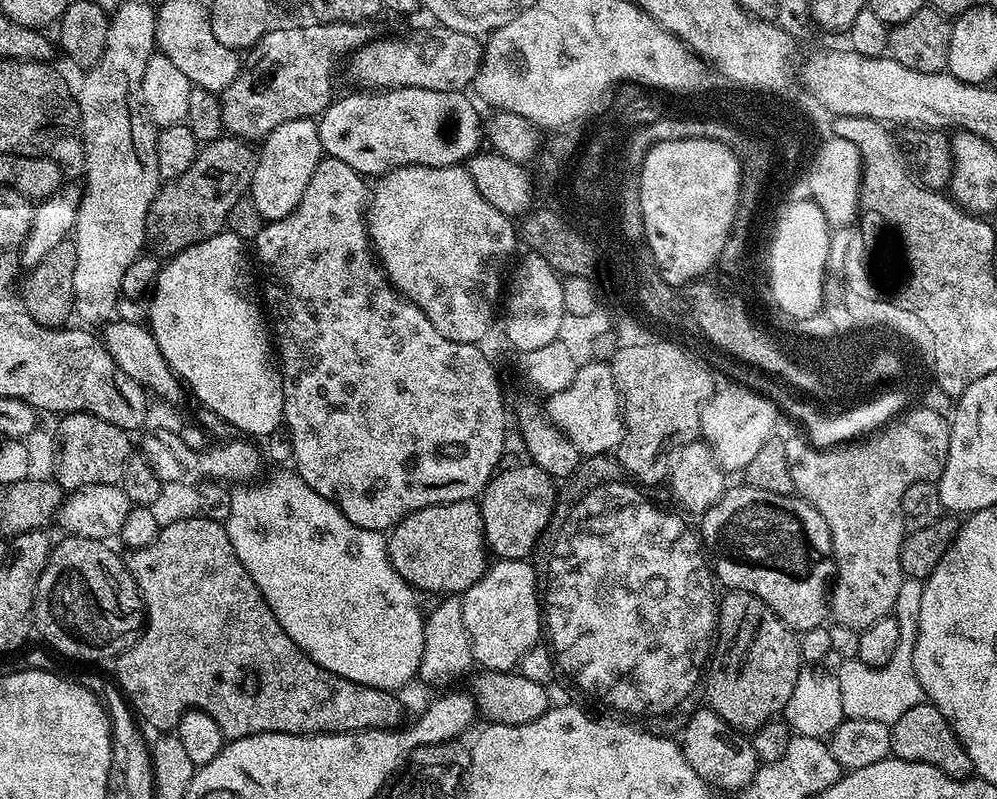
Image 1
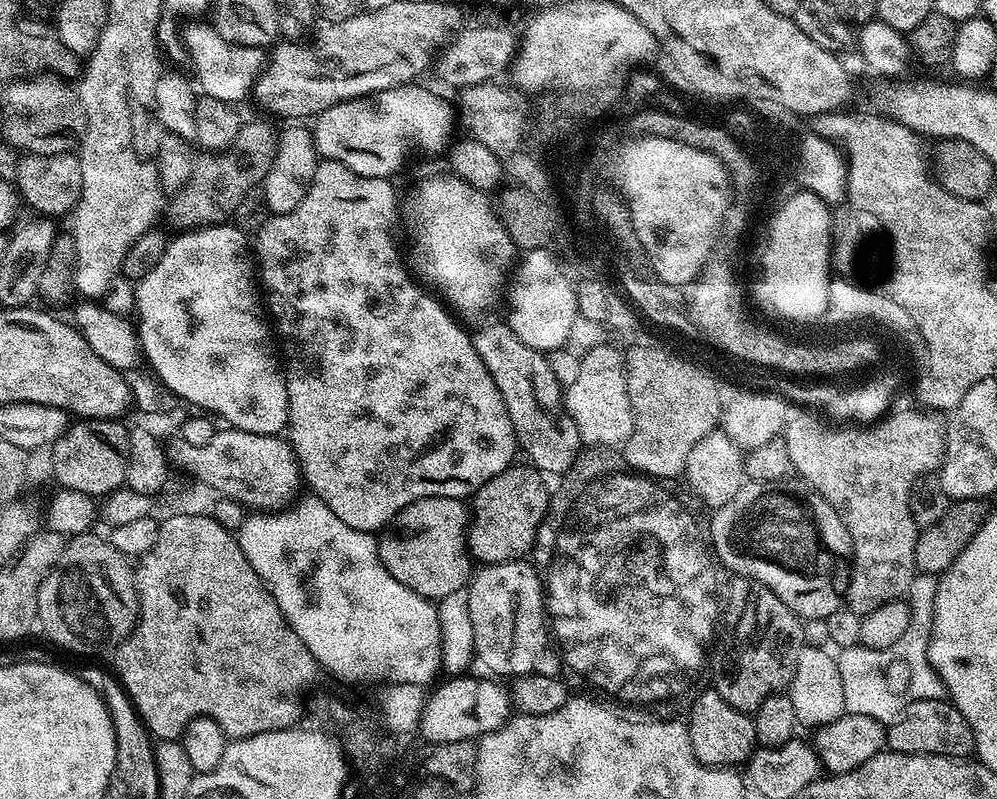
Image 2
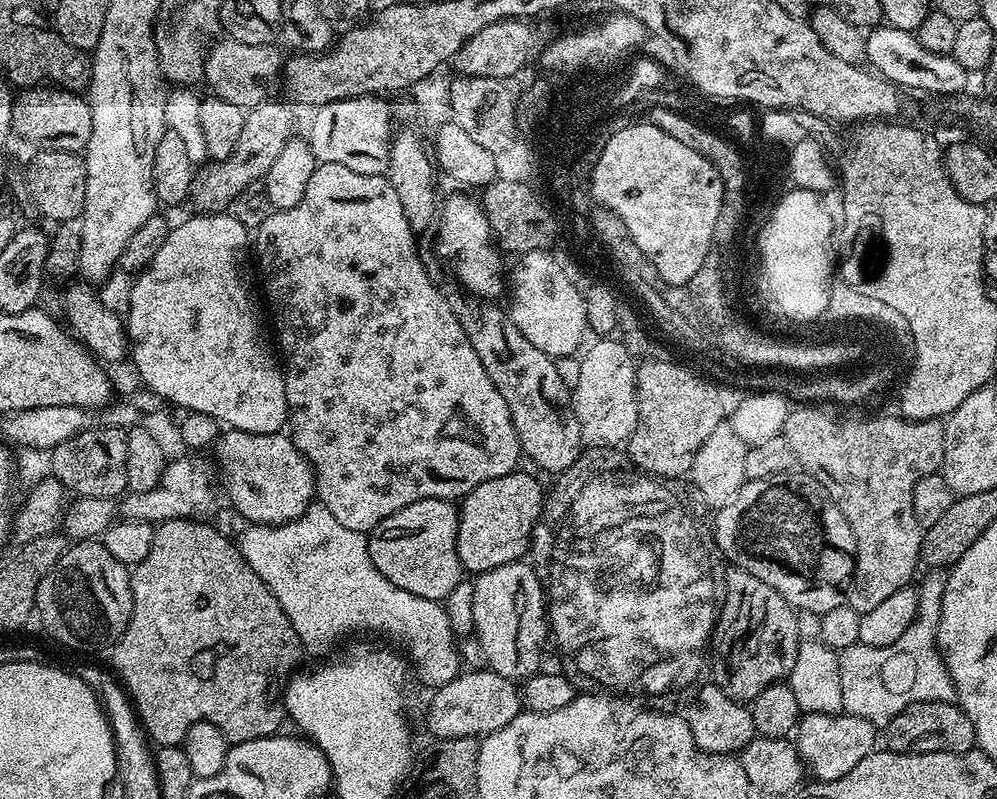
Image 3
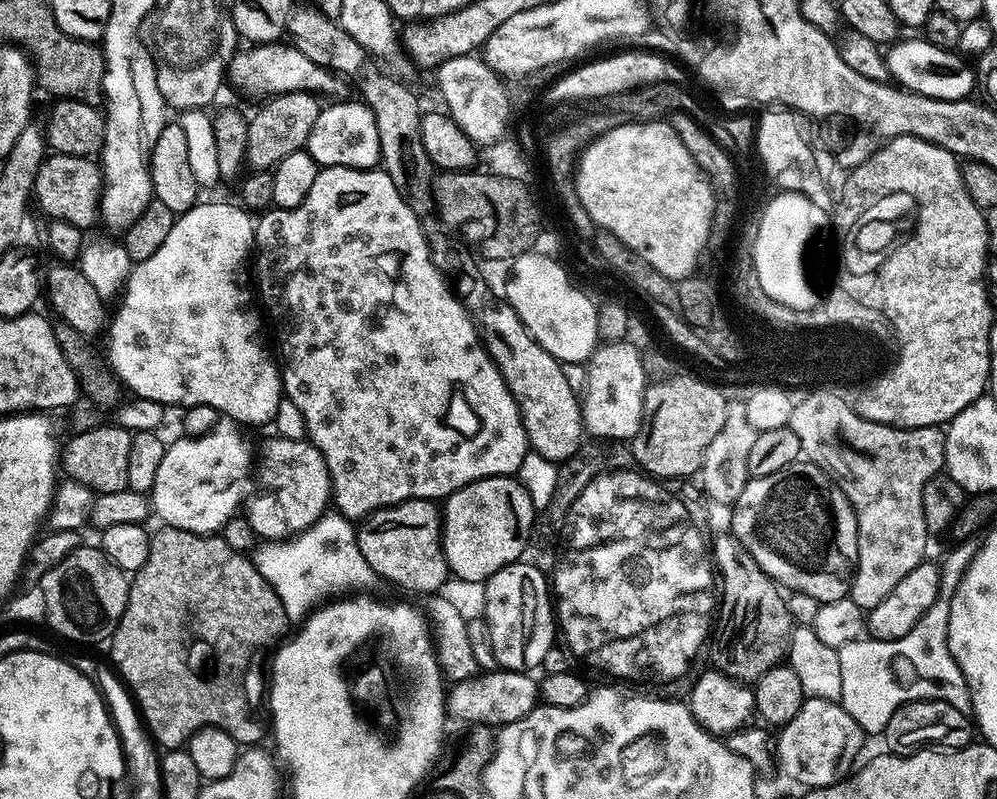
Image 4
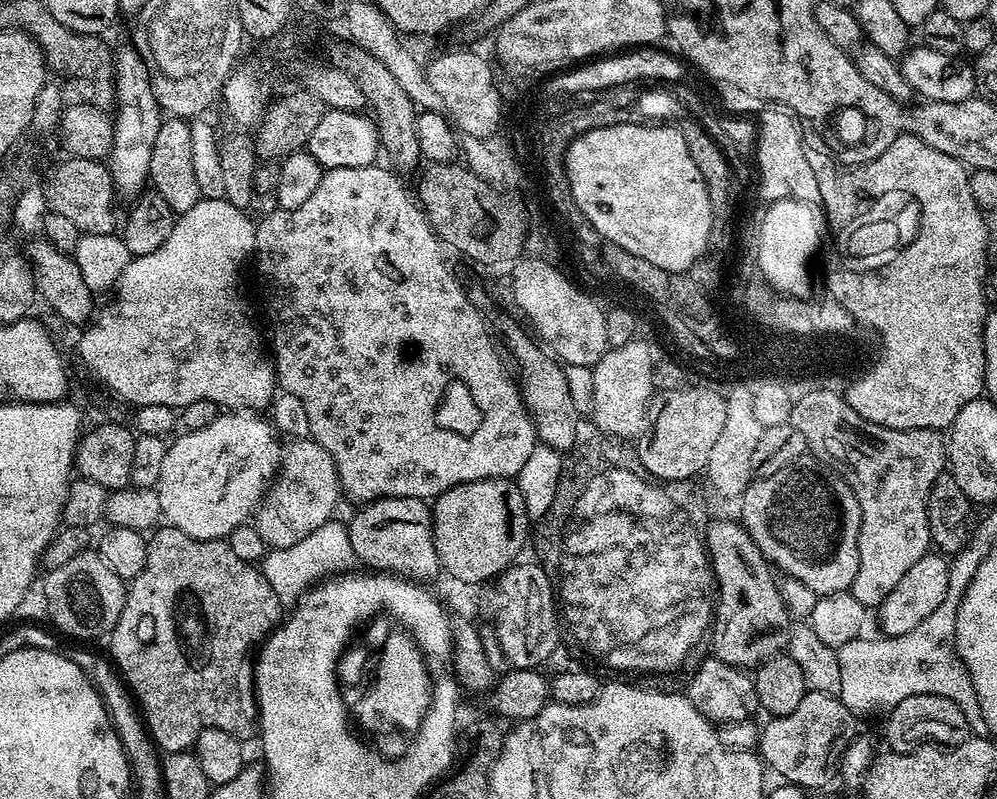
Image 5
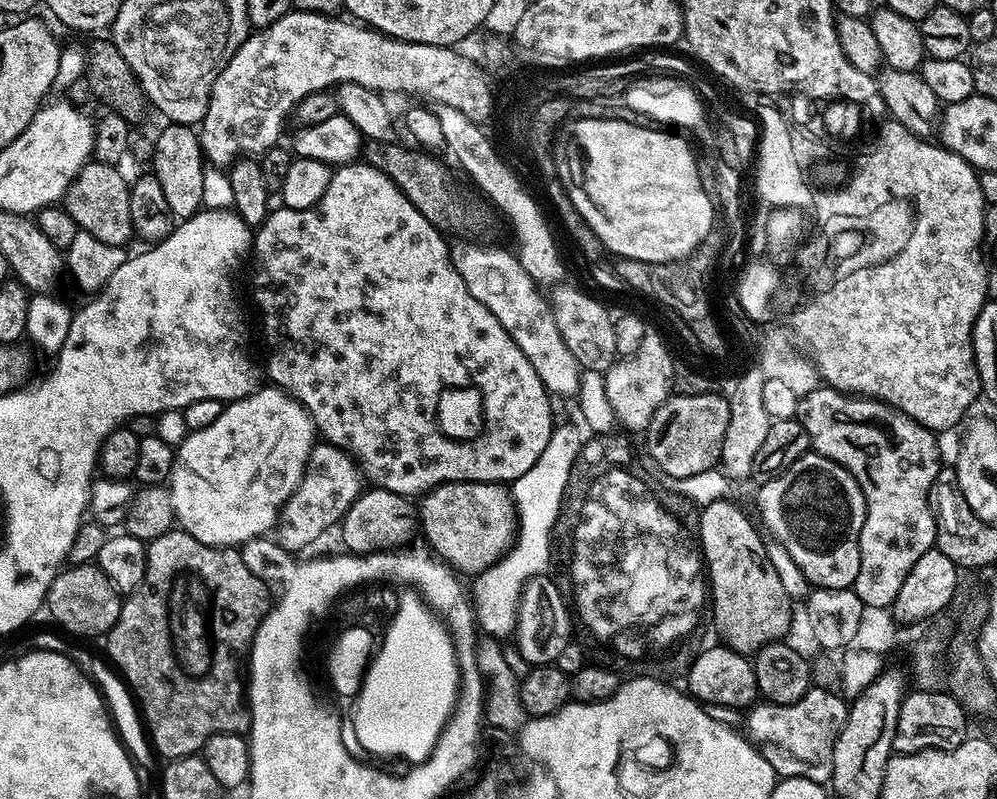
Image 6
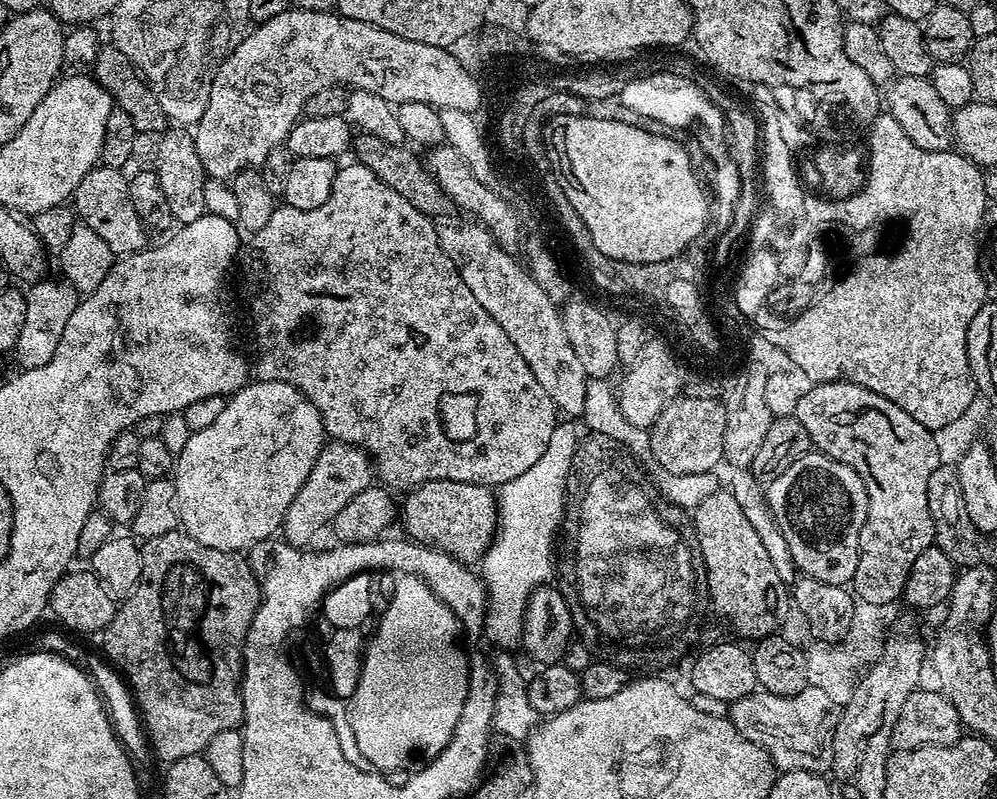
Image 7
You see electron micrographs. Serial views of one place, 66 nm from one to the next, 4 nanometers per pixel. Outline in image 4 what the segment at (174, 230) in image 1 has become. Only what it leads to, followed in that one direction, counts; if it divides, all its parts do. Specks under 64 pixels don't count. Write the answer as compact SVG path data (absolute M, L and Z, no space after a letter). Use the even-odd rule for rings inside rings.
M288 92L273 96L267 102L261 103L260 109L248 121L248 137L246 138L247 167L252 170L275 169L286 154L301 151L310 138L310 130L314 130L314 122L318 122L322 104L311 92Z

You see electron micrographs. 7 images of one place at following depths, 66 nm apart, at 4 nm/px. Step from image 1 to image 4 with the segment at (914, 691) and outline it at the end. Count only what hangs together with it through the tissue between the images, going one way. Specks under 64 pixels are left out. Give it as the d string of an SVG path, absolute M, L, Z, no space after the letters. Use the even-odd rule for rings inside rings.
M965 537L958 543L960 544L954 547L949 552L948 558L939 565L939 592L934 604L930 606L930 610L924 612L911 631L908 631L902 638L894 640L874 640L865 636L858 642L850 642L850 646L846 650L846 662L841 666L842 692L838 702L846 710L846 714L850 714L867 735L881 735L890 720L890 714L894 714L894 711L900 709L904 704L909 704L910 701L942 700L956 710L961 710L968 715L972 713L972 692L969 690L965 676L958 669L958 664L954 662L953 656L949 652L948 632L950 602L954 590L957 589L958 582L970 562L976 557L981 541L977 537Z

